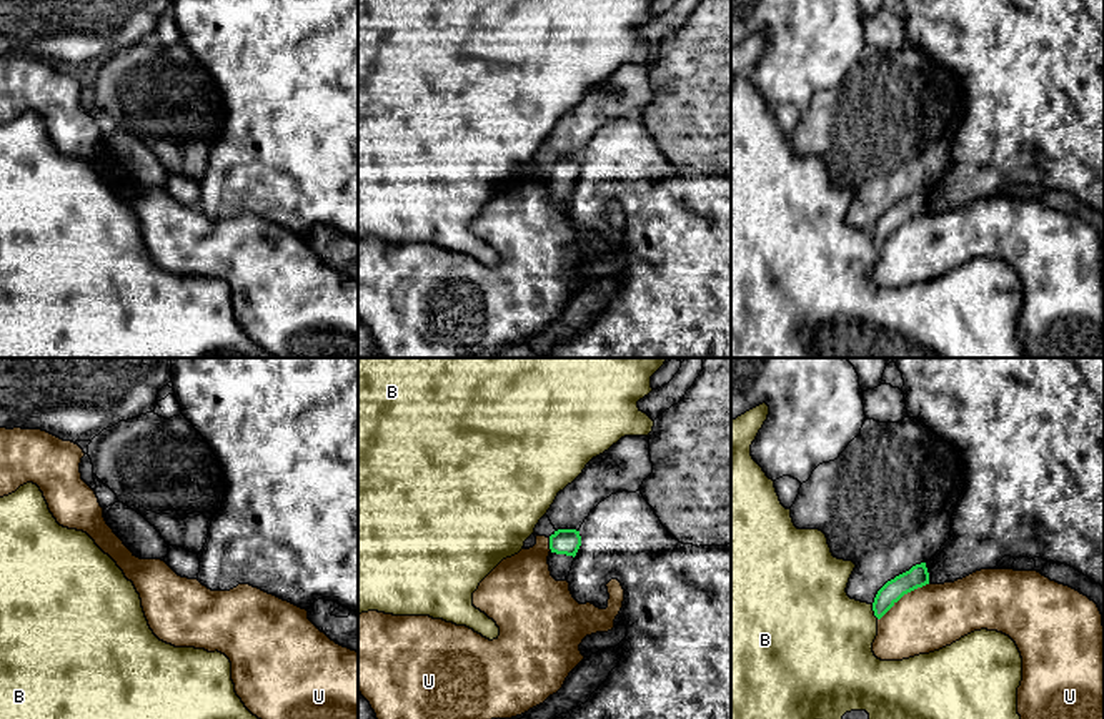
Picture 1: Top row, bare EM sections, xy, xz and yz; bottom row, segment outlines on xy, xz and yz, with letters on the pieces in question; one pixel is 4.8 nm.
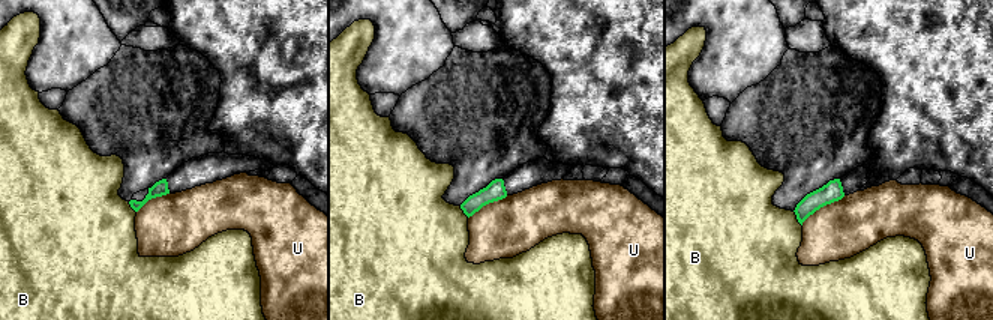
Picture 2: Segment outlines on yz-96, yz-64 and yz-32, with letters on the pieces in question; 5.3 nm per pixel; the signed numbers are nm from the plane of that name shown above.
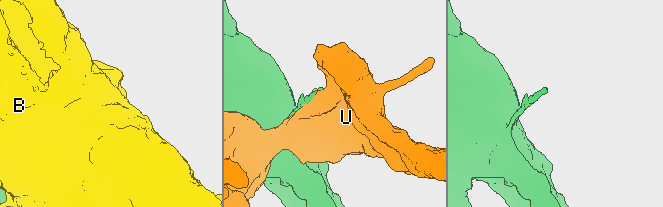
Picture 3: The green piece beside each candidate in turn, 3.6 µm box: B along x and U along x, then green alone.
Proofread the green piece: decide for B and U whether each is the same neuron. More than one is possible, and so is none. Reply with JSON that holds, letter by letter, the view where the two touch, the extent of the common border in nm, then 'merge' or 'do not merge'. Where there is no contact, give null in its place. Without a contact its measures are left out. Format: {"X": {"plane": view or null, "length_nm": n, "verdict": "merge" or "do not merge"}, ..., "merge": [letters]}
{"B": {"plane": "yz", "length_nm": 80, "verdict": "do not merge"}, "U": {"plane": "yz", "length_nm": 320, "verdict": "do not merge"}, "merge": []}

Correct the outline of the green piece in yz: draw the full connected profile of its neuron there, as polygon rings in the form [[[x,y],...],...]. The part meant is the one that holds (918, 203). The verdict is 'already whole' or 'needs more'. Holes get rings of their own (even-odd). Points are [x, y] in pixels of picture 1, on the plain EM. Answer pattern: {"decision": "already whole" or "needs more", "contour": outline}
{"decision": "already whole", "contour": [[[926,190],[916,191],[909,198],[888,208],[874,225],[874,243],[881,246],[904,221],[926,211],[929,211]]]}

